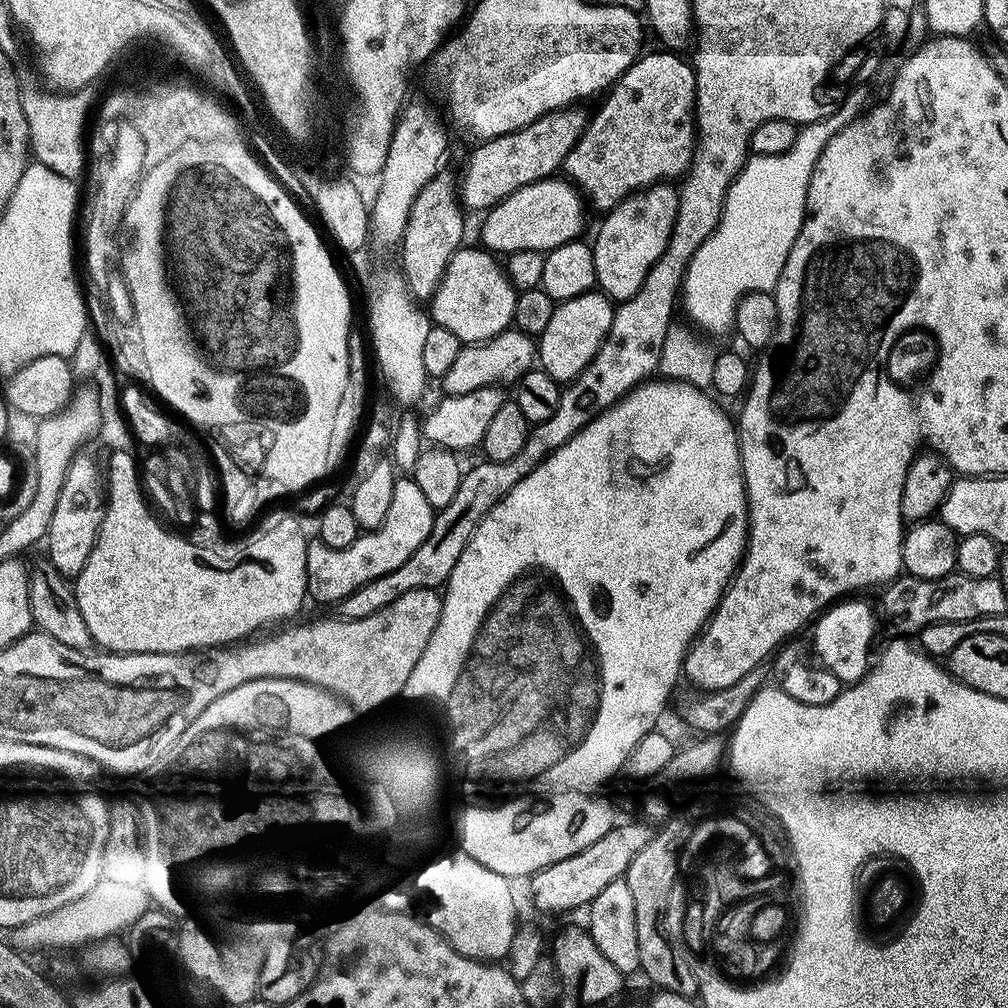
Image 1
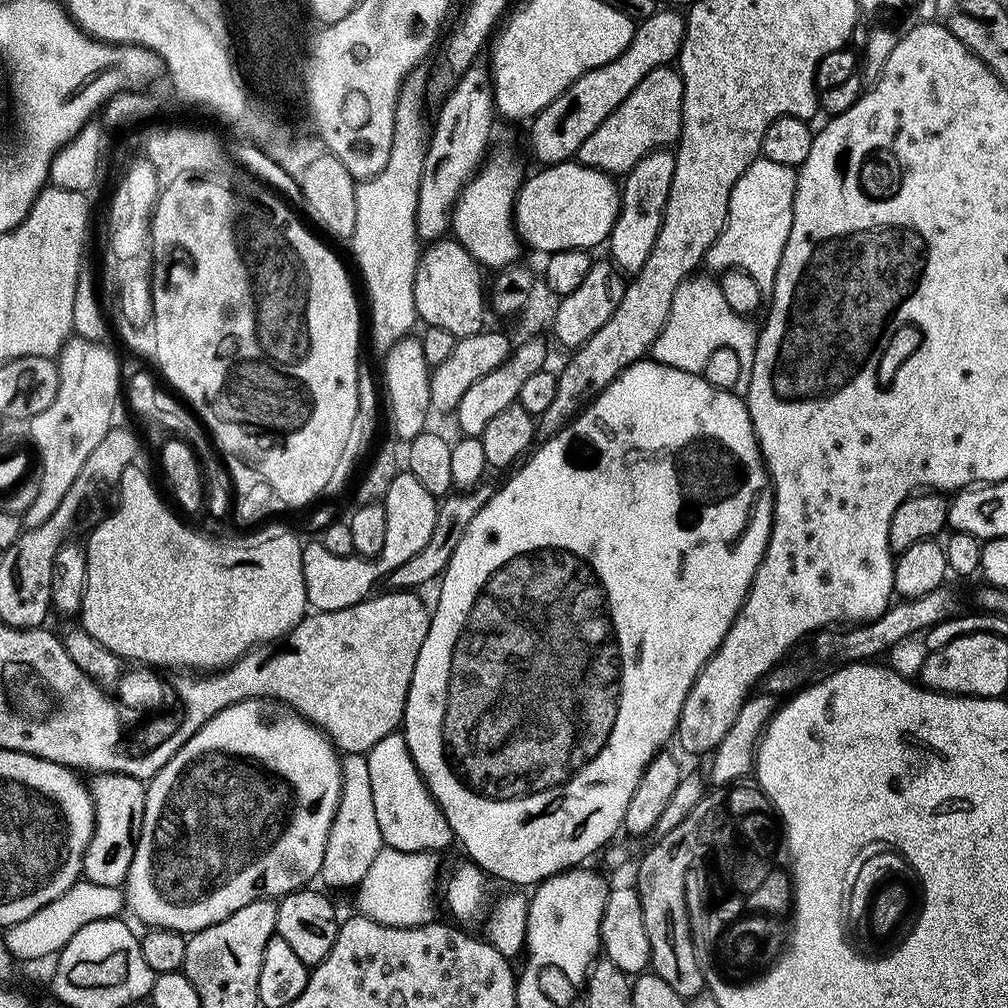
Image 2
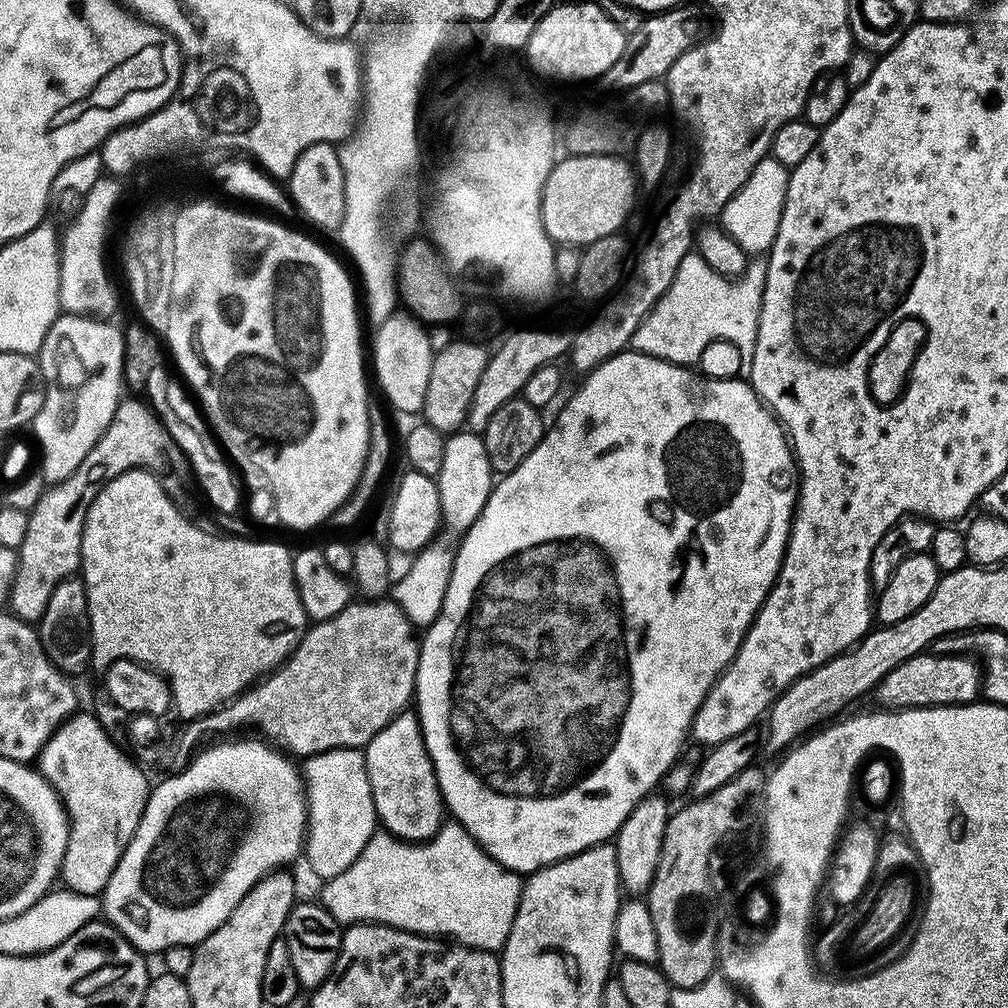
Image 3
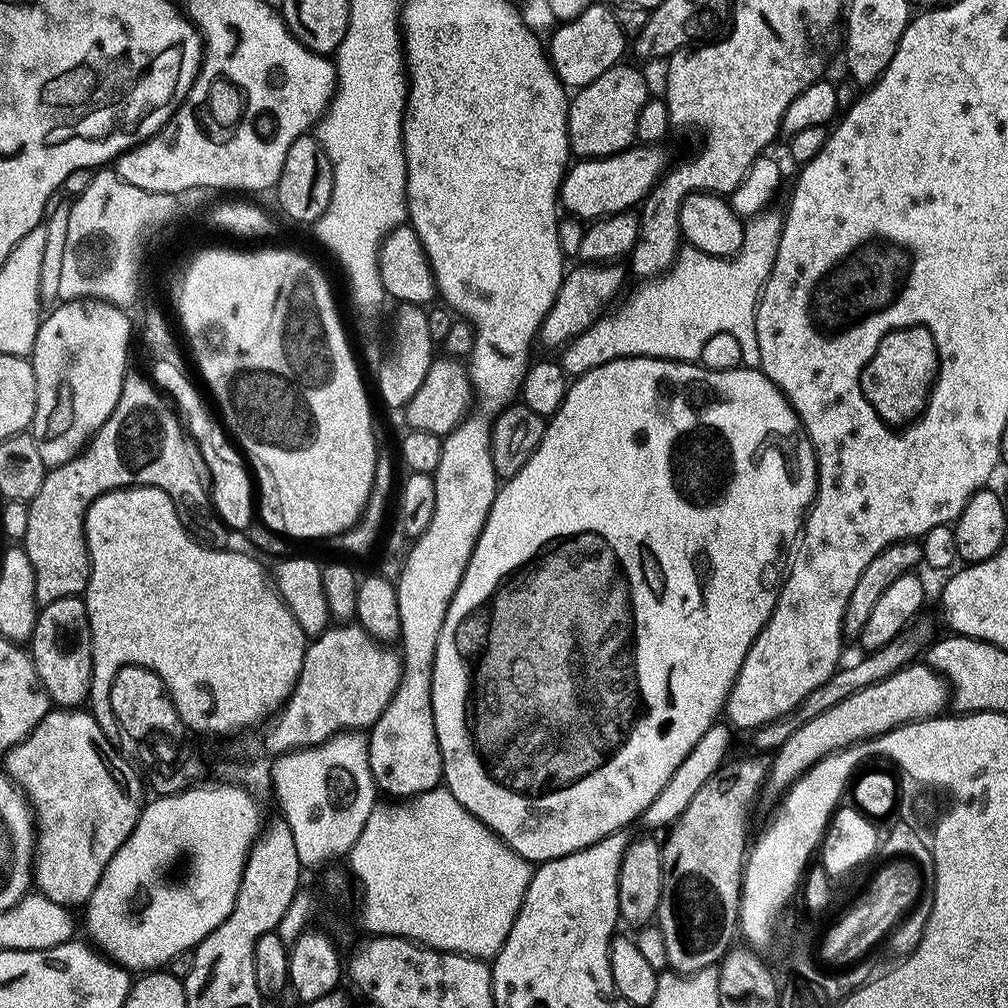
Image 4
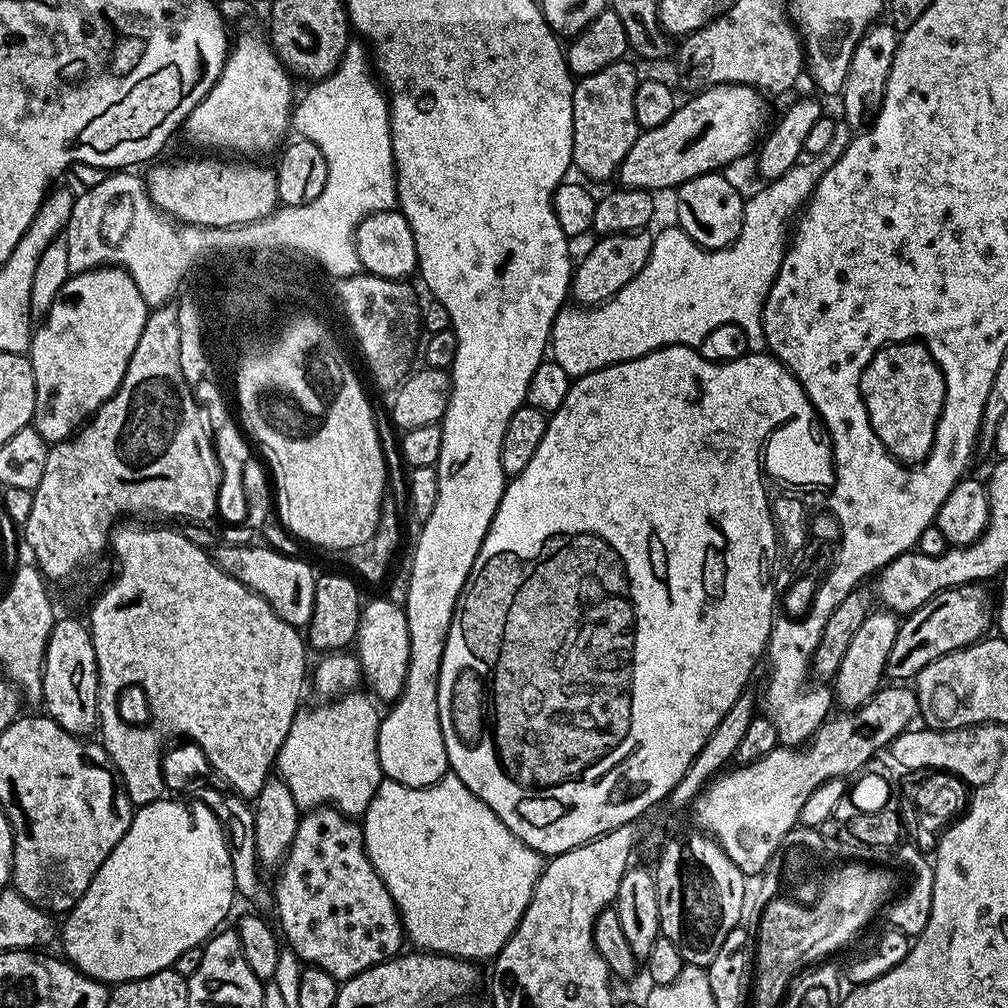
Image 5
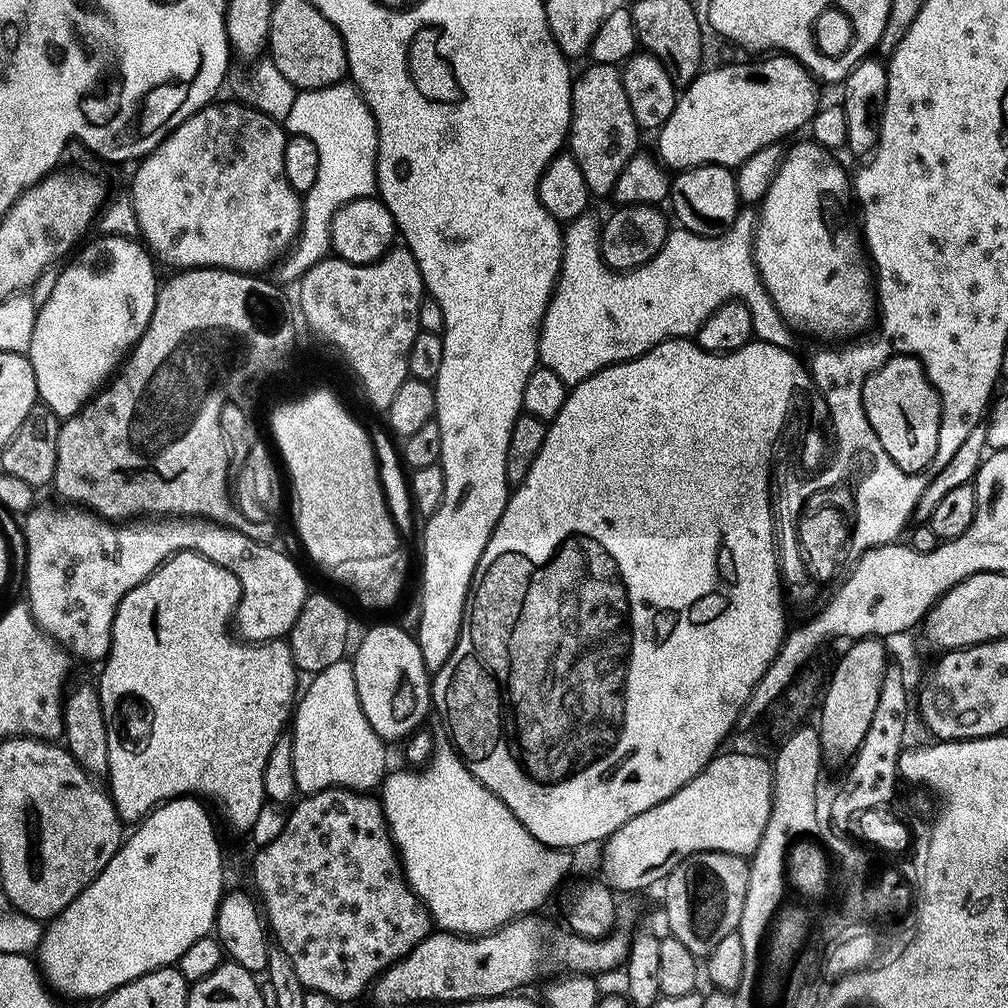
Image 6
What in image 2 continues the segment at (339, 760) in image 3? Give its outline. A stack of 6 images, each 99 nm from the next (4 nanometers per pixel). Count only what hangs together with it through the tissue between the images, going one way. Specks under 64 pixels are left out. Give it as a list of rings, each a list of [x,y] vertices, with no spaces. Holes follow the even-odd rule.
[[[352,758],[343,765],[342,787],[340,790],[340,804],[336,807],[336,816],[332,819],[330,834],[324,851],[324,861],[320,867],[319,879],[325,880],[332,888],[348,888],[359,885],[361,878],[370,870],[370,862],[378,858],[381,848],[385,847],[382,838],[382,830],[378,830],[378,814],[374,814],[374,798],[370,790],[370,778],[368,777],[368,762],[364,758]]]

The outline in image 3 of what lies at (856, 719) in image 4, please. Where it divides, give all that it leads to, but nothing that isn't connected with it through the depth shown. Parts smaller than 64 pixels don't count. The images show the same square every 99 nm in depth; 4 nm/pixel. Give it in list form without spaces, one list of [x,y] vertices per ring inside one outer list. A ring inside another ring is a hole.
[[[931,650],[906,658],[874,689],[877,705],[888,710],[897,708],[941,708],[951,704],[970,704],[982,692],[982,668],[968,654],[937,654]]]

